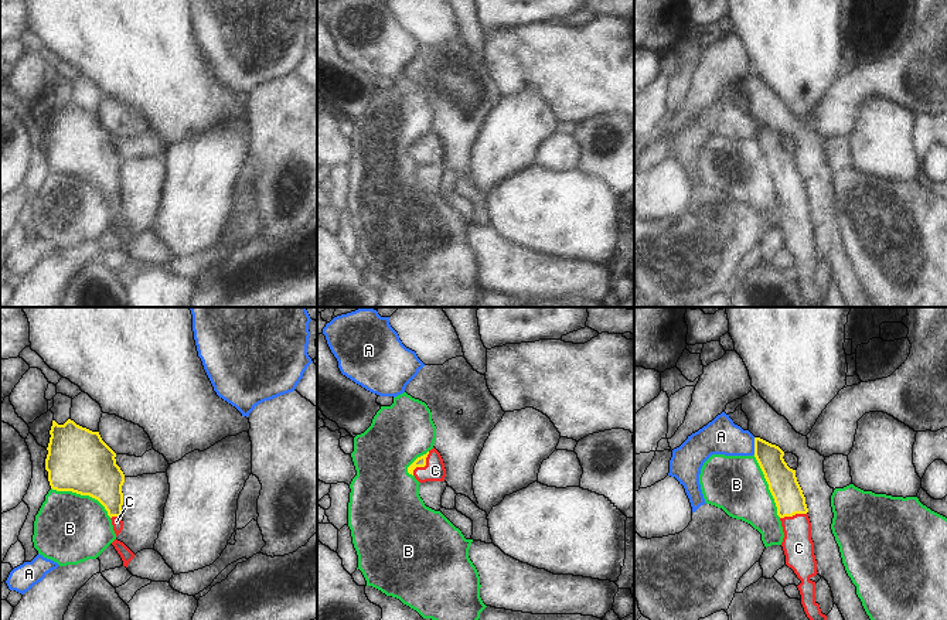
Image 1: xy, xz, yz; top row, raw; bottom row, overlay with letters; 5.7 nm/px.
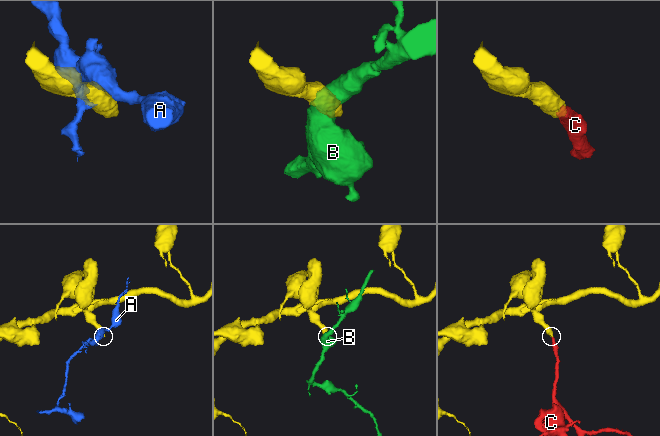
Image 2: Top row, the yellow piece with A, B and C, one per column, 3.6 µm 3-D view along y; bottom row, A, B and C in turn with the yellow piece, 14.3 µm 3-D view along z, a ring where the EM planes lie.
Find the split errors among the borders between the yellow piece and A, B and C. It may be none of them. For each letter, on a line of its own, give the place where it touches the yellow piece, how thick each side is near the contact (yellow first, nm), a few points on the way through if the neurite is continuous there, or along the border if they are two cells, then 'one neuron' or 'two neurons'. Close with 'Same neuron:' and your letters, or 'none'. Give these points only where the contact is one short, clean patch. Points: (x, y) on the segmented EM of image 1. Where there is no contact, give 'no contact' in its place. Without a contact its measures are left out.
A: yz (755, 446) | 170/200 nm | two neurons
B: xy (82, 494) | 360/400 nm | two neurons
C: xz (423, 466) | 60/120 nm | across xz (421, 462), (423, 466), (435, 470) | one neuron
Same neuron: C

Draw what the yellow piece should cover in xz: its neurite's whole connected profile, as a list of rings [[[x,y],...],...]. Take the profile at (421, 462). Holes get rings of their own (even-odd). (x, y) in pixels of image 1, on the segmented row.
[[[435,447],[426,454],[418,457],[408,467],[408,473],[412,474],[419,483],[444,481],[446,477],[443,459]]]

